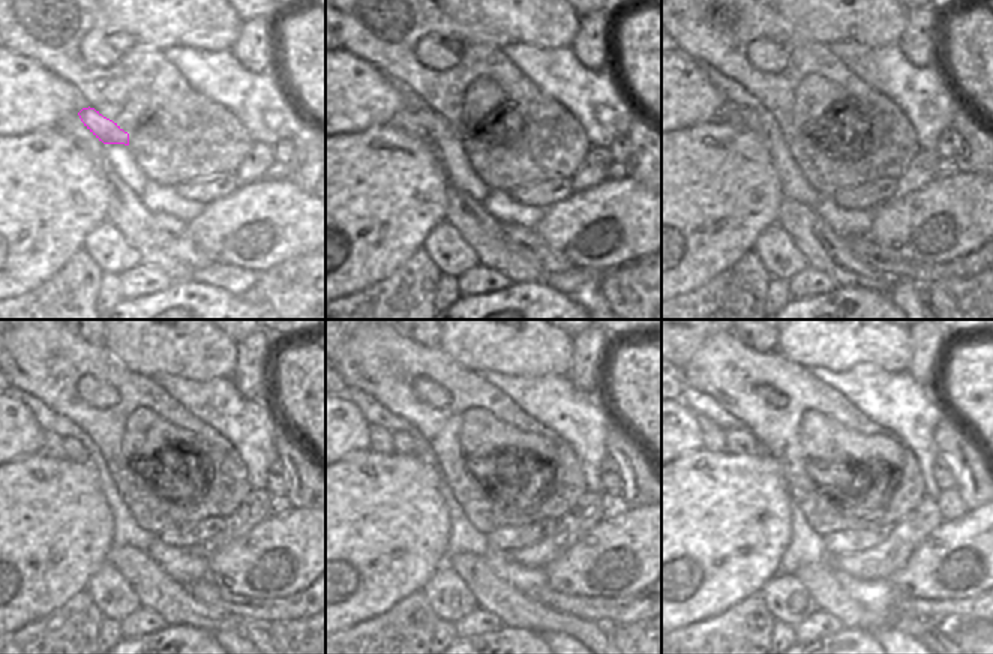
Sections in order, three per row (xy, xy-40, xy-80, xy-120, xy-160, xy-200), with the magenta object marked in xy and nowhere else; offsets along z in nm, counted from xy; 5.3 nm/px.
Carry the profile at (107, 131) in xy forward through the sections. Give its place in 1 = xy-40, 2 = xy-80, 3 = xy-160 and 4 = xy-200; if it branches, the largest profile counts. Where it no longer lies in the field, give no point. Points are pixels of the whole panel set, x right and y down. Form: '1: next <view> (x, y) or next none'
1: next xy-40 (435, 126)
2: next xy-80 (750, 120)
3: next xy-160 (404, 444)
4: next xy-200 (740, 441)

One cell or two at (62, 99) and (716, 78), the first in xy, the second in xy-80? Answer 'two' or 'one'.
two

